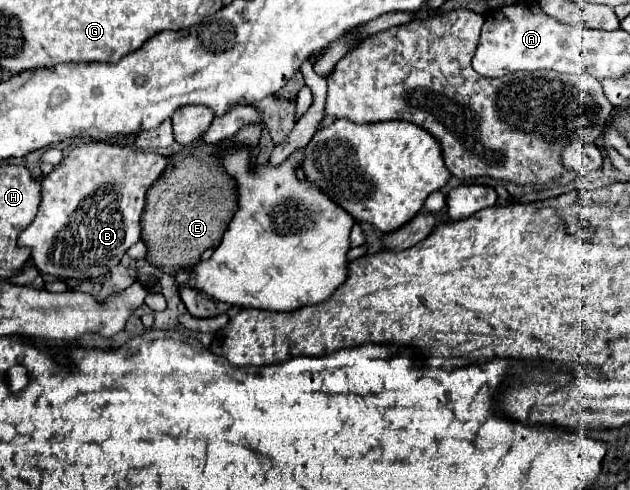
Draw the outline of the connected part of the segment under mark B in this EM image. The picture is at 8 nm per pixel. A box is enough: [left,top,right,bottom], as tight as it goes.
[18,141,168,279]

